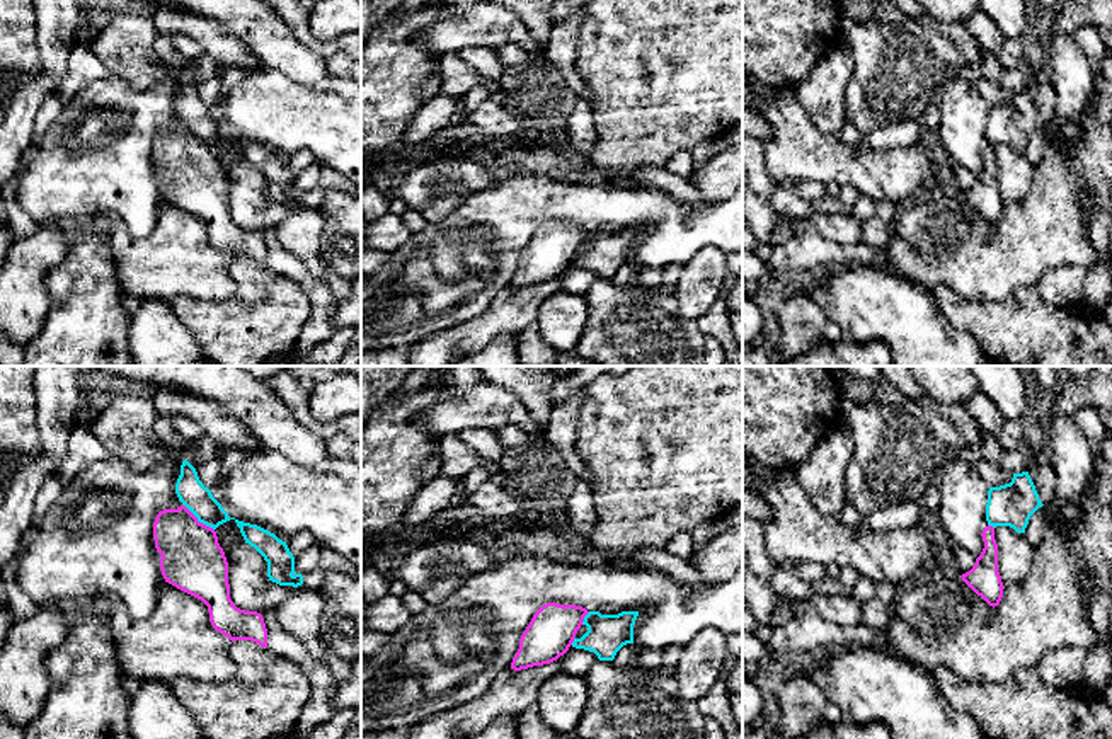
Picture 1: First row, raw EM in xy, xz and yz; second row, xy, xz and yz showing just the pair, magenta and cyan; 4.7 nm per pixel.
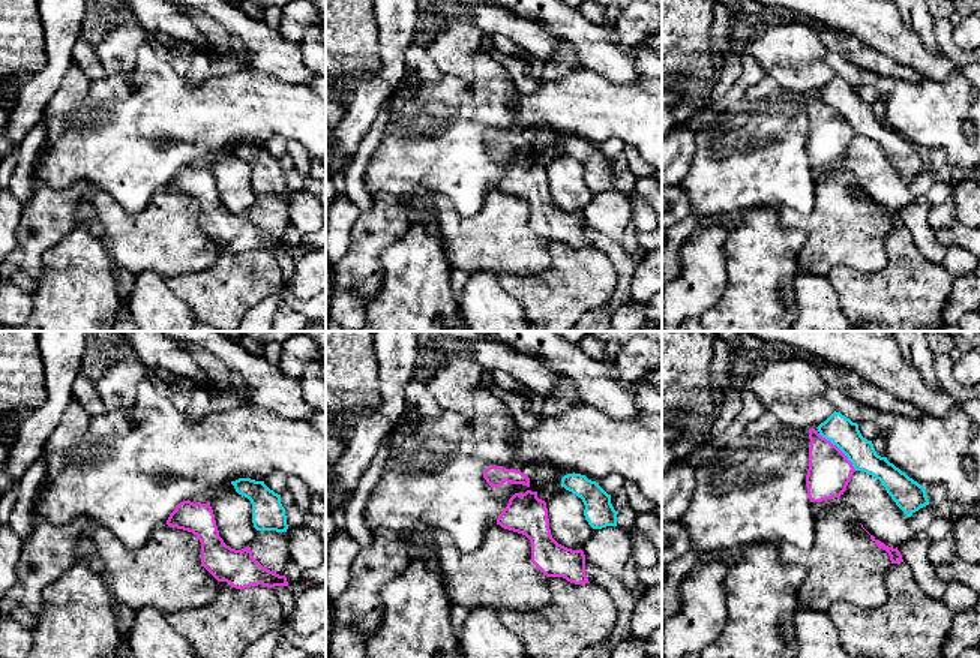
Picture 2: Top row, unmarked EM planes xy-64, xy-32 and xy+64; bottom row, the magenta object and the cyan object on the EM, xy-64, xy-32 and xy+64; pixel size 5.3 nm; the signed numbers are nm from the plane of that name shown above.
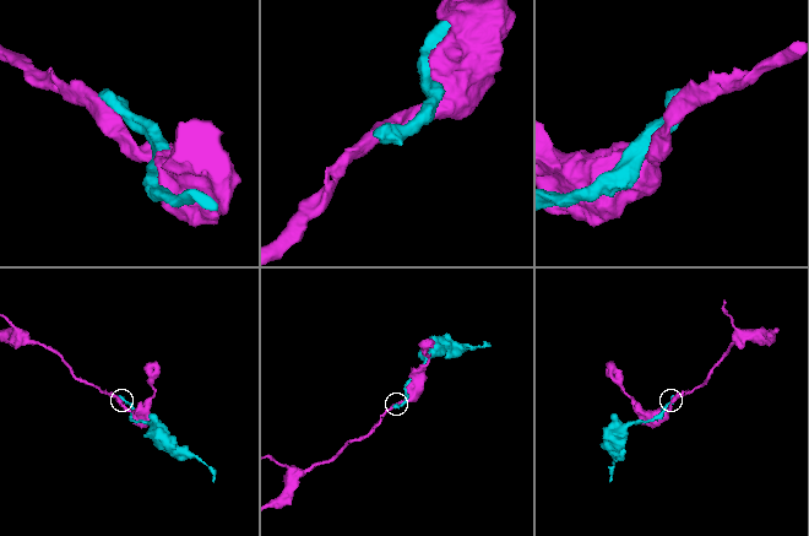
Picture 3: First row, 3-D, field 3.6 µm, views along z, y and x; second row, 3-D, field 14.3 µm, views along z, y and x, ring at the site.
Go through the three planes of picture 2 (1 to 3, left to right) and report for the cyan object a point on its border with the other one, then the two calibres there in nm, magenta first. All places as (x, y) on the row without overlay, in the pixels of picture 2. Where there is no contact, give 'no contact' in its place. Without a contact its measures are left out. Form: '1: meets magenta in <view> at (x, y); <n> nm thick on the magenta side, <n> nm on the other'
1: no contact
2: no contact
3: meets magenta in xy+64 at (839, 114); 220 nm thick on the magenta side, 160 nm on the other

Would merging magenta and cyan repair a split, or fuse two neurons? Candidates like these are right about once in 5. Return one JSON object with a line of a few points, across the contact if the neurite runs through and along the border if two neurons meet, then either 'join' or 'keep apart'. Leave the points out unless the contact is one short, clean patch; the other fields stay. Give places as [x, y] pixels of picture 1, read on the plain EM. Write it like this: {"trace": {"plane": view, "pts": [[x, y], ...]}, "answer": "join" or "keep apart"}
{"answer": "keep apart"}

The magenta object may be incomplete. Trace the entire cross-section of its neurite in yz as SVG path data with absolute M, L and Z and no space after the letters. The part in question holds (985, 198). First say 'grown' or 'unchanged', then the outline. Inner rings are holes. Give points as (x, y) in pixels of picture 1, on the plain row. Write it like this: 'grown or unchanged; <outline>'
unchanged; M988 143L981 155L984 160L981 174L976 177L974 186L959 196L994 226L1000 223L1005 208L998 191L998 163L994 158L994 146Z

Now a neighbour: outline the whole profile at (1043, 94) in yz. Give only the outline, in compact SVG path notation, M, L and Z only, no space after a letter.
M1035 83L1030 90L1013 92L1010 102L989 106L986 140L989 145L1010 145L1025 152L1030 135L1049 124L1054 112L1054 89Z

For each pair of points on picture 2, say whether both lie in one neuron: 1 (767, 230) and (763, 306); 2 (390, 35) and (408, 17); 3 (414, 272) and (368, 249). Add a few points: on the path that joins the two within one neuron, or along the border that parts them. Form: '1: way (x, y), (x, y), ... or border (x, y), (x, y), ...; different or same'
1: way (763, 249), (763, 287); same
2: way (395, 30), (404, 21); same
3: border (405, 231), (381, 254), (384, 276), (377, 290); different

